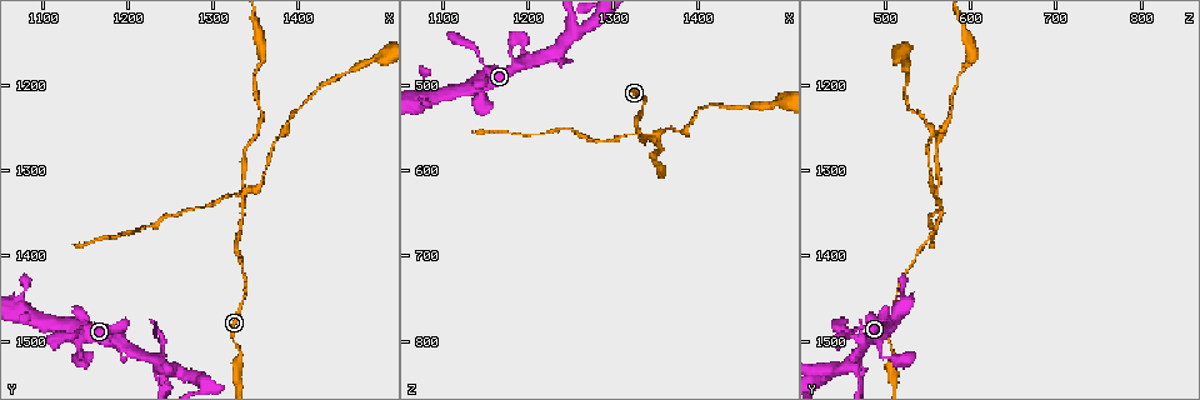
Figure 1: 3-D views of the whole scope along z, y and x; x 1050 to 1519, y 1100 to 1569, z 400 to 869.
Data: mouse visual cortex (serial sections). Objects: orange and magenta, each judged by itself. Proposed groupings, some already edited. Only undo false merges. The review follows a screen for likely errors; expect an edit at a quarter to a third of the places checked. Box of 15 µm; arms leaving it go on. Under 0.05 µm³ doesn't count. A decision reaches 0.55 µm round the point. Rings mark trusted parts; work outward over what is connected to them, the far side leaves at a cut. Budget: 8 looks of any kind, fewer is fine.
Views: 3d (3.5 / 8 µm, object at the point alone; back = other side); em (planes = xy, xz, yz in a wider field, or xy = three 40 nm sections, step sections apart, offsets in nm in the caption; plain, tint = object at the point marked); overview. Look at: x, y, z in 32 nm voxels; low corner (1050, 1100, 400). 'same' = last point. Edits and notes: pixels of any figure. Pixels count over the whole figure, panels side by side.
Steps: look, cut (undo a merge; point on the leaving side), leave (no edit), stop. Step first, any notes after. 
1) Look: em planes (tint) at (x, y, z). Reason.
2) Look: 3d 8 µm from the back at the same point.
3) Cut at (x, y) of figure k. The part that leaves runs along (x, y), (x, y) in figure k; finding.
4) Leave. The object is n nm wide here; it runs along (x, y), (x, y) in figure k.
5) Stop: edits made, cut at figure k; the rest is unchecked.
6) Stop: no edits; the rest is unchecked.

Look: 3d 3.5 µm at (1235, 1525, 465). Side arm on a straight run.

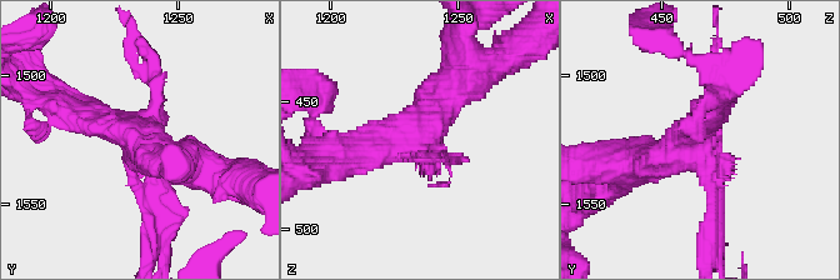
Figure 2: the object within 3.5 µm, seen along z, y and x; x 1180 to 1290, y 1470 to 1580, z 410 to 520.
Look: em planes (tint) at (1236, 1526, 461).

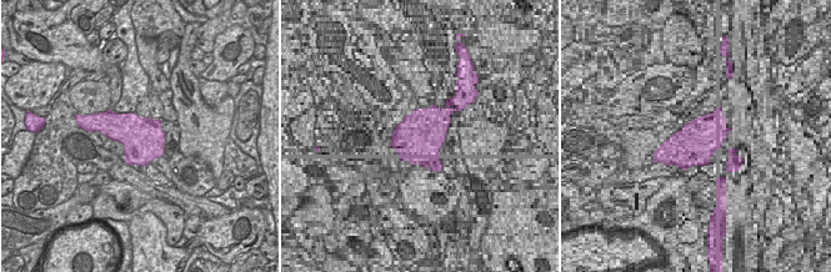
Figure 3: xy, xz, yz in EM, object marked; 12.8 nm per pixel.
Cut at (145, 251) of figure 2. The object is 550 nm wide here; the part that leaves runs along (718, 144), (718, 194), (724, 198) in figure 2; two cells meet here.

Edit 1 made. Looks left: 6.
Look: overview. See it whole again.

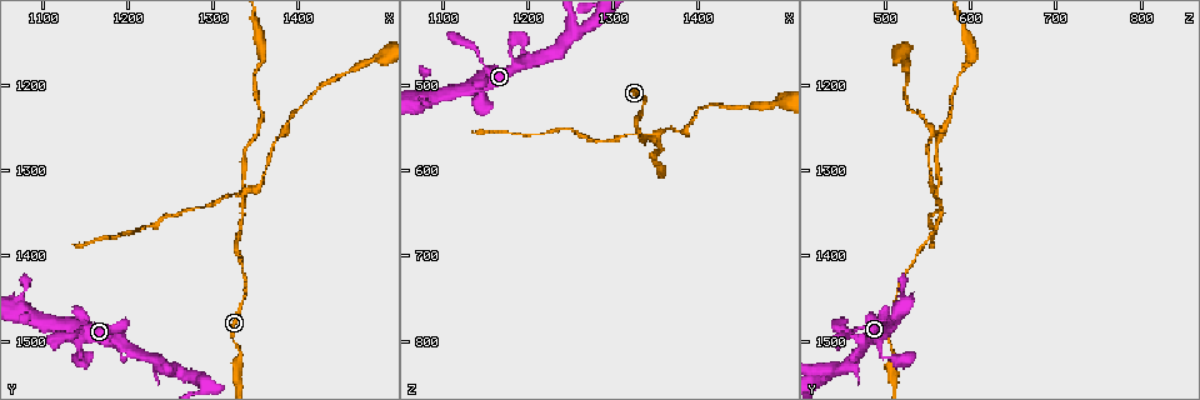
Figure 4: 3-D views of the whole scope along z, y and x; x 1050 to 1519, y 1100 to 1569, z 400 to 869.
Look: 3d 3.5 µm at (1330, 1520, 515). Sudden change in width.

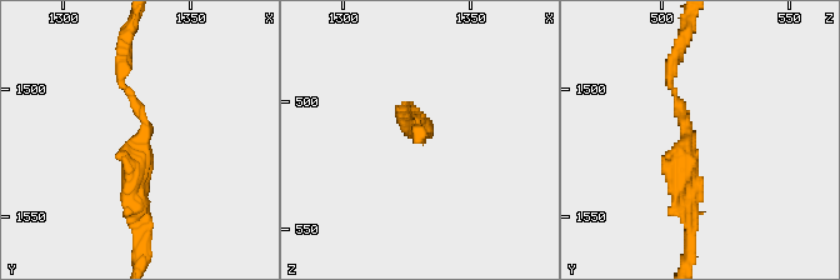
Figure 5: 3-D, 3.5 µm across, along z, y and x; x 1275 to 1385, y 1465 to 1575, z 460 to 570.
Look: em xy step 5 (tint) at (1331, 1520, 511). The arms are 150, 250 nm wide; now the EM.

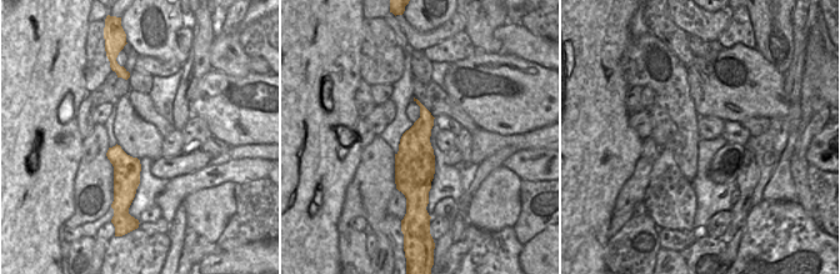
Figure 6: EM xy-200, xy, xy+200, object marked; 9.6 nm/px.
Look: em xy step 2 (tint) at the same point. Another direction.

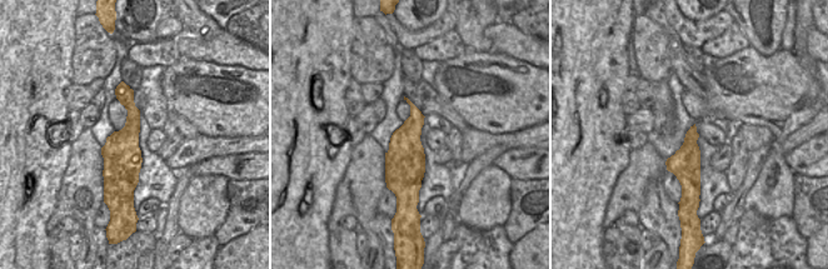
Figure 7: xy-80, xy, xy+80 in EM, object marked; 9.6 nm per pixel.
Leave. One cell here.

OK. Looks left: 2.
Look: 3d 8 µm at (1335, 1325, 560). Four or more arms meet.

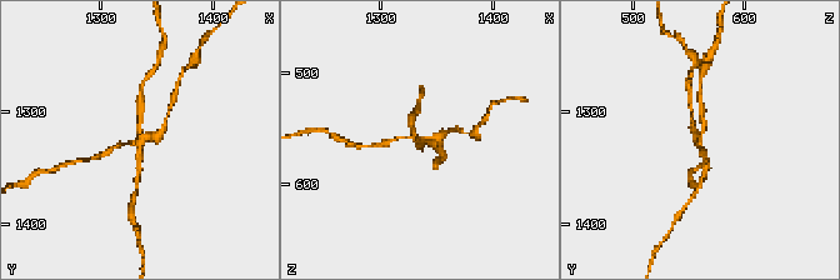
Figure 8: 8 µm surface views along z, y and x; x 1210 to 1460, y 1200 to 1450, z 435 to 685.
Look: em xy step 3 (tint) at (1340, 1322, 560). 4 arms meet here; the arms are 150, 150, 200, 200 nm wide.

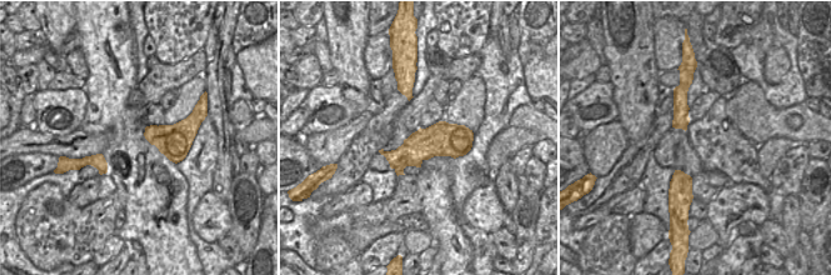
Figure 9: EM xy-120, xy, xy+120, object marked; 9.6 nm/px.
Cut at (385, 143) of figure 8. Two cells meet here.

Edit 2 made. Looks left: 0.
Stop: edits made, cut at figure 2, cut at figure 8; the rest is unchecked.

